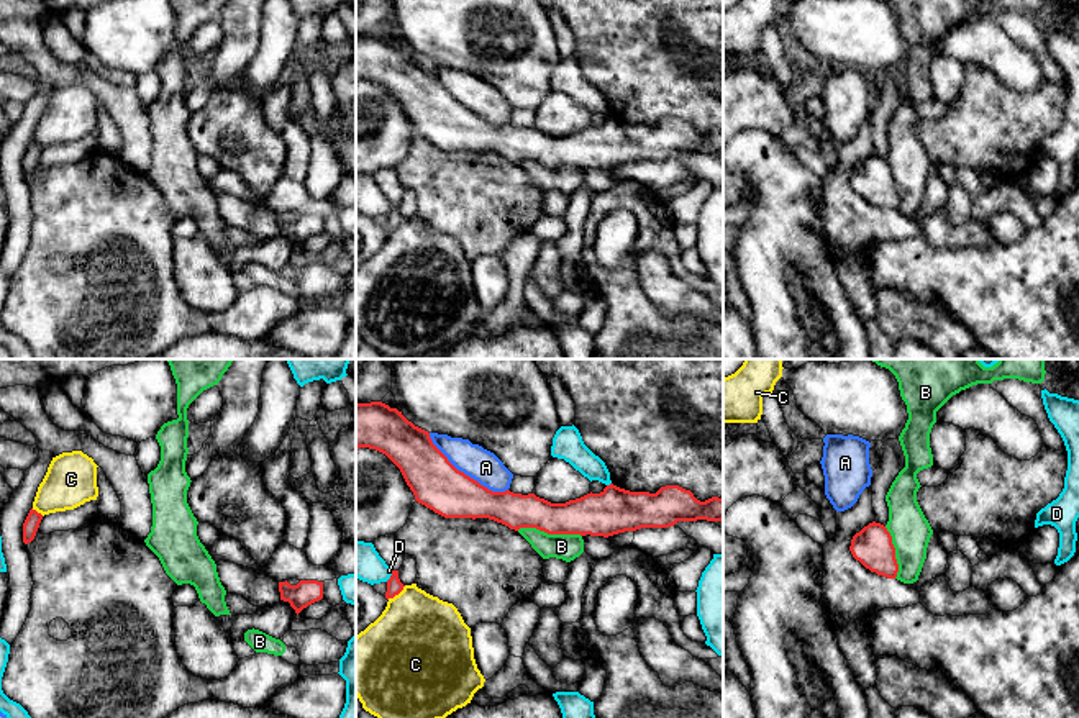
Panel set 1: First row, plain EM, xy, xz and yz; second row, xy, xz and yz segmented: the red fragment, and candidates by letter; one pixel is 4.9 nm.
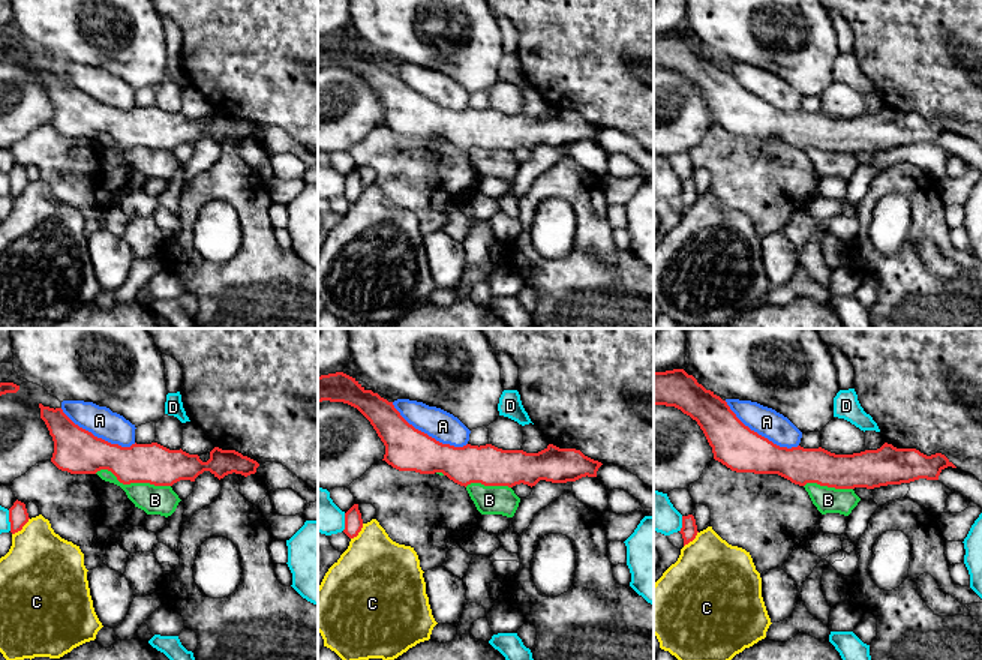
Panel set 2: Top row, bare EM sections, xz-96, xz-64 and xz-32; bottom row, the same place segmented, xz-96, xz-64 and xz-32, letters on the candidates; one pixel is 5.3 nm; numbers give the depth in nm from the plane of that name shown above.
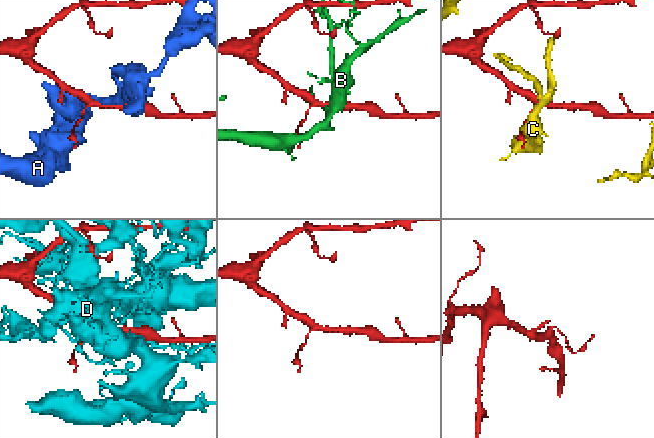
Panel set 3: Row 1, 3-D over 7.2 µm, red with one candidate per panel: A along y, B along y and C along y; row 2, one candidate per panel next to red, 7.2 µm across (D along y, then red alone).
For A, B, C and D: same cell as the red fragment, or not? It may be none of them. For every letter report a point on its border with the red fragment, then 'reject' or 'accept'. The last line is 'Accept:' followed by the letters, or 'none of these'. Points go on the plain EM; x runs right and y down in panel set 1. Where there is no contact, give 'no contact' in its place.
A: xz (463, 105) | reject
B: xz (550, 166) | reject
C: xz (396, 227) | reject
D: xz (391, 209) | reject
Accept: none of these

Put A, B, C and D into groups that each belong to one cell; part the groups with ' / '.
A / B / C / D

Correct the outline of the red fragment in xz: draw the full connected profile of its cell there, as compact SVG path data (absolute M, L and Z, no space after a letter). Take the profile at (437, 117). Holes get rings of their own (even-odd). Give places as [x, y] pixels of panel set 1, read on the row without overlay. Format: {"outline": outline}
{"outline": "M382 34L356 36L356 82L369 80L385 87L402 105L415 133L444 151L489 151L518 164L536 161L548 167L613 169L641 161L669 161L677 154L723 154L723 131L700 134L679 118L656 126L630 125L613 116L600 126L587 126L566 136L551 136L535 126L492 125L458 103L433 77L430 66L408 54L402 44Z"}

